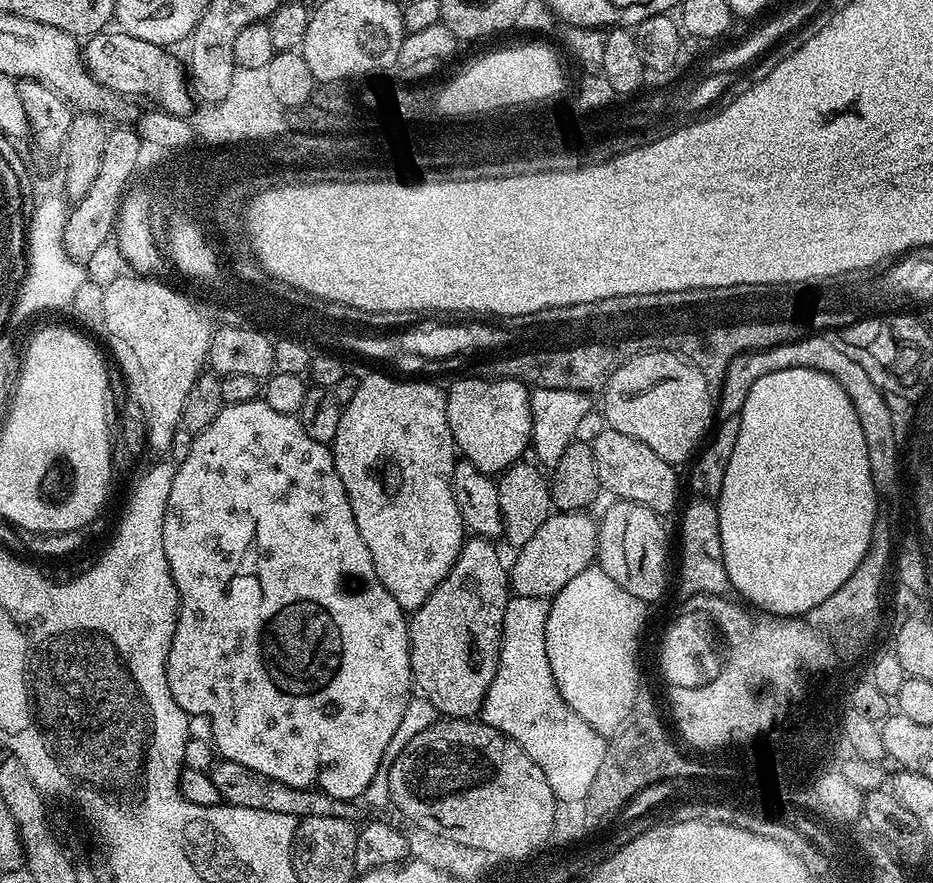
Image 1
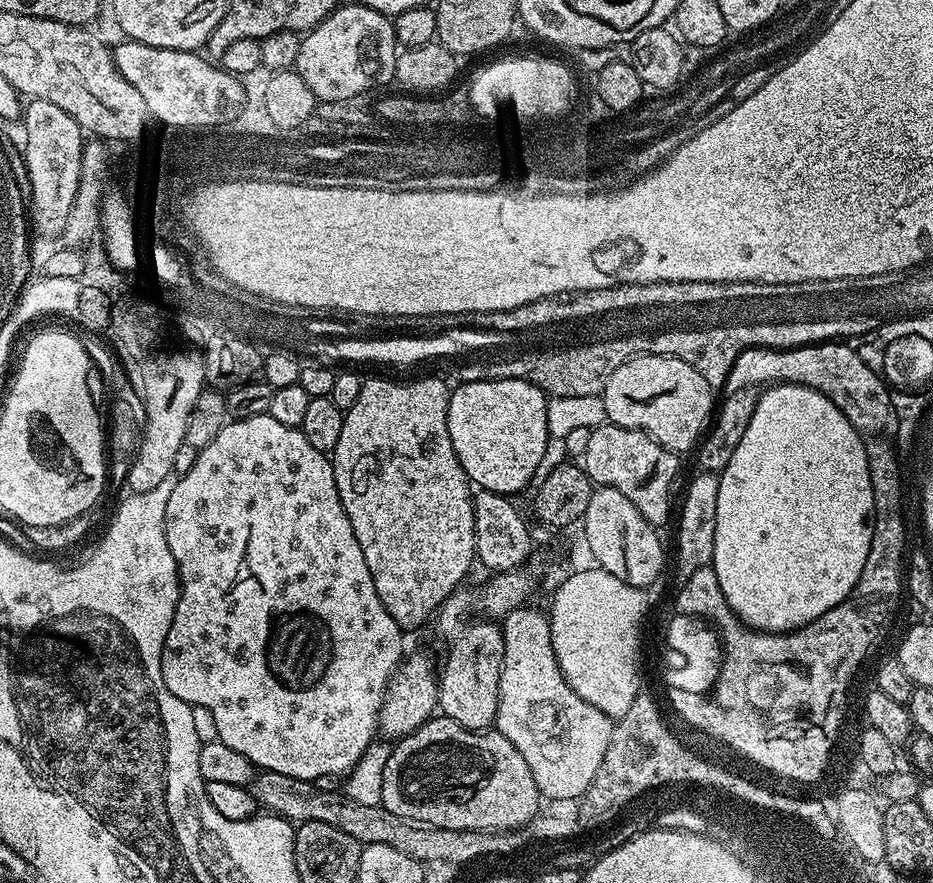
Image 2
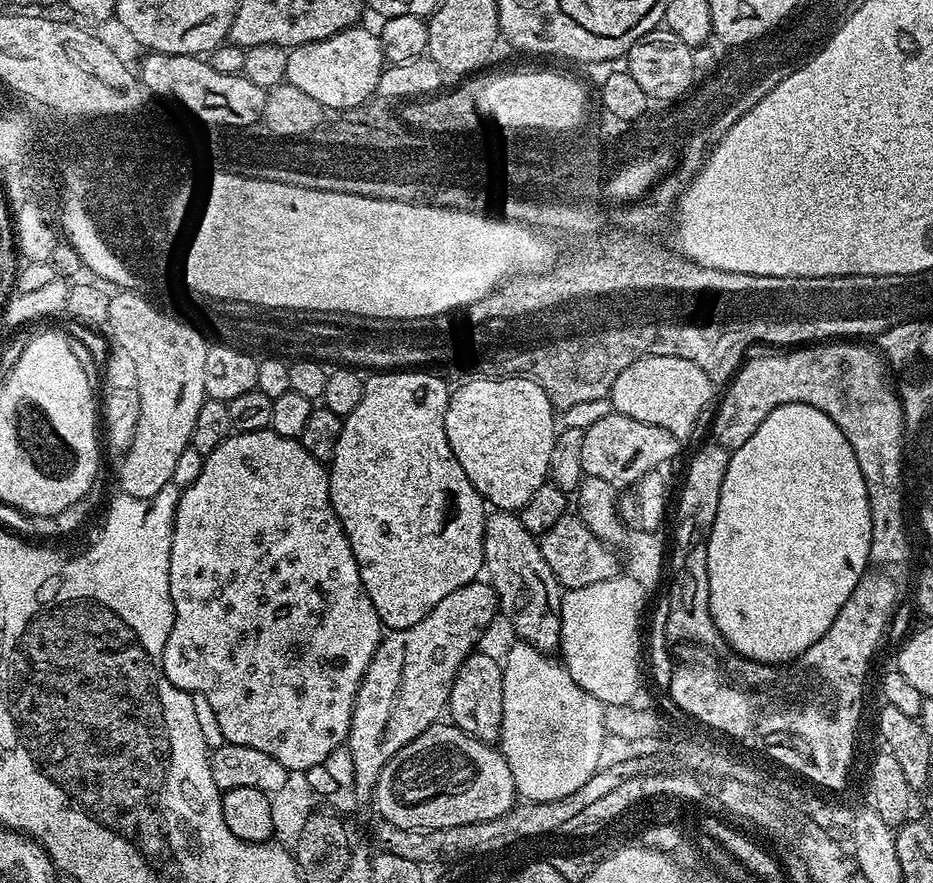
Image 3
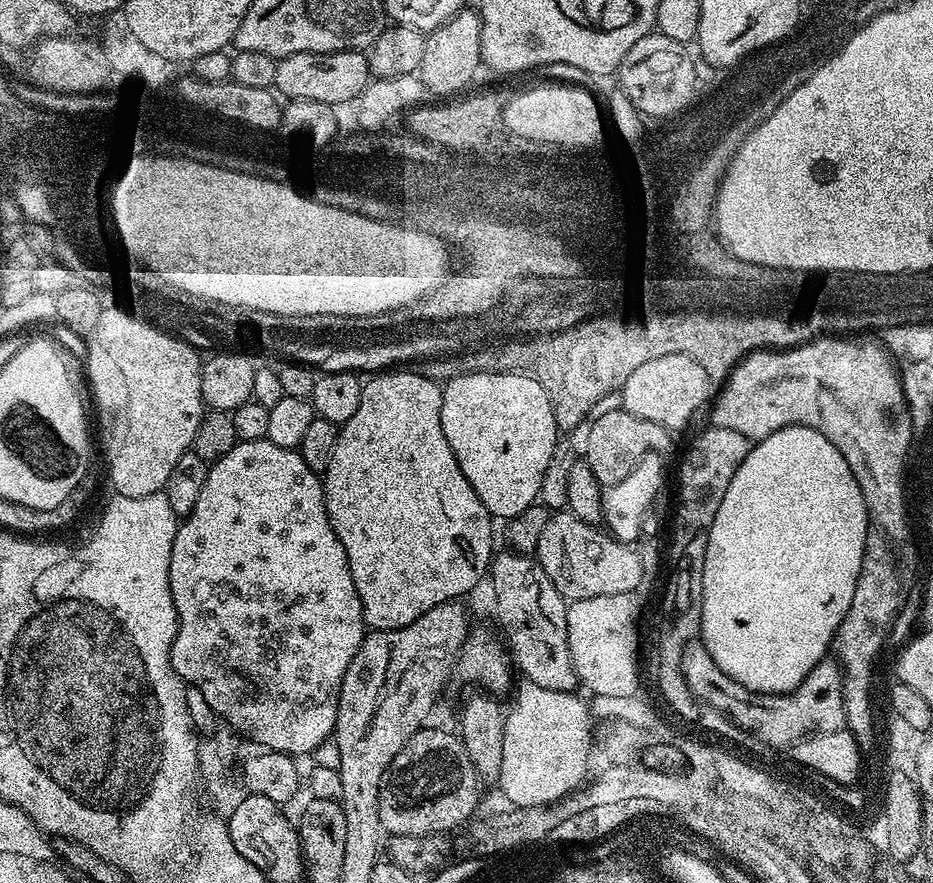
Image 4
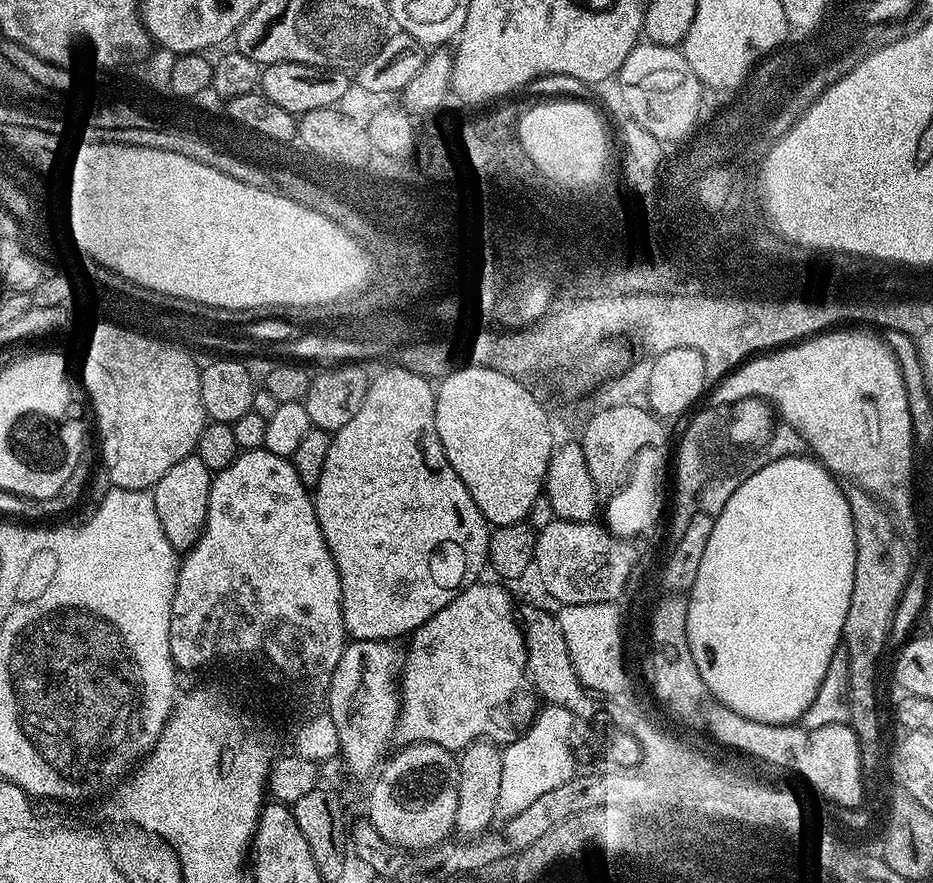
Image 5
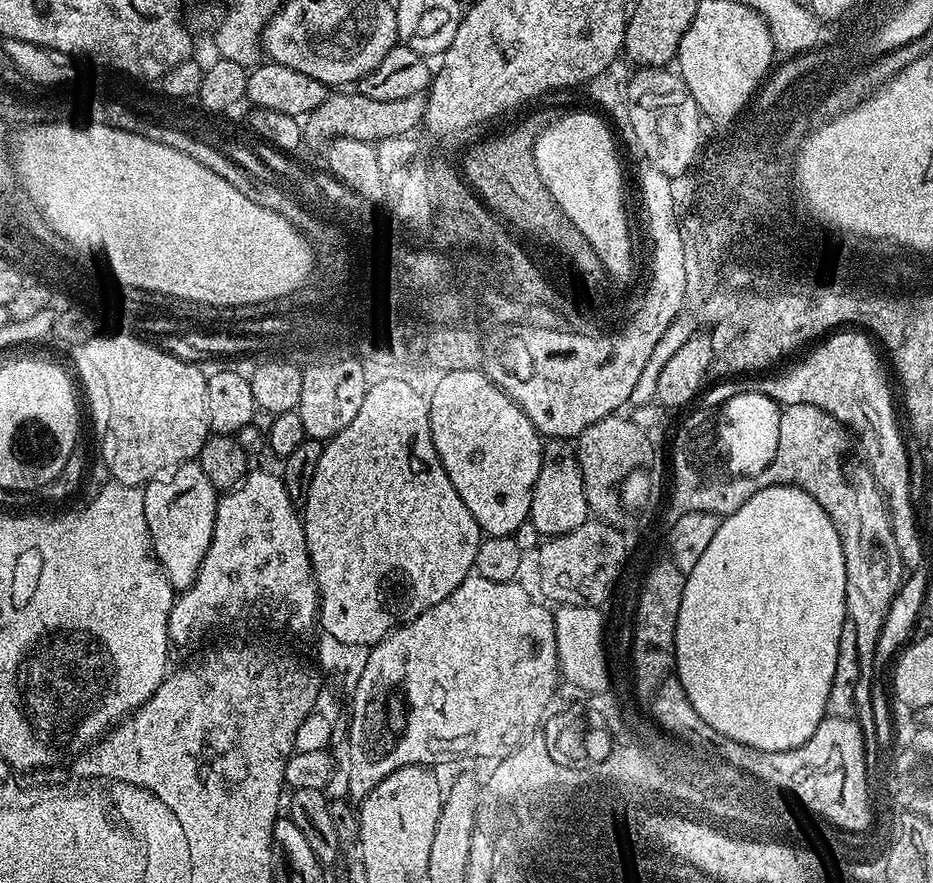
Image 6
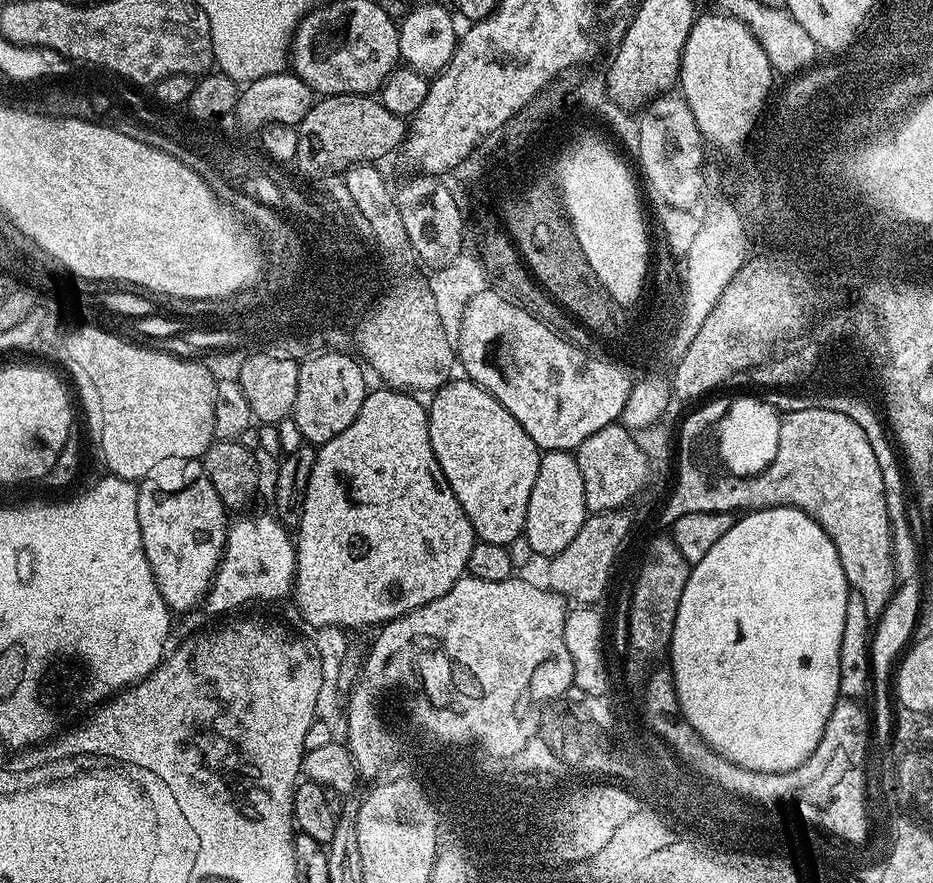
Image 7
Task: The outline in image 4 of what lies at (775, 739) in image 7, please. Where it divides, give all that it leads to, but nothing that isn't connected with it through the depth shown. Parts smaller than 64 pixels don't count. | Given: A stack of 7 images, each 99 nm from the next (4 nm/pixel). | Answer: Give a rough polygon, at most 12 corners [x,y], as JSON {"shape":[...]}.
{"shape":[[792,424],[706,529],[700,640],[755,694],[829,655],[870,531]]}

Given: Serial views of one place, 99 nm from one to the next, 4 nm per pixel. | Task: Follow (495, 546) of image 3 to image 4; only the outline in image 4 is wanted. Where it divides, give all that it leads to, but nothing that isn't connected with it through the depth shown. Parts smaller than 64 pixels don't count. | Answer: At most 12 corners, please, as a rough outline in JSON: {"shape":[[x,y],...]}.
{"shape":[[497,553],[498,622],[529,683],[573,692],[567,601],[537,559]]}

